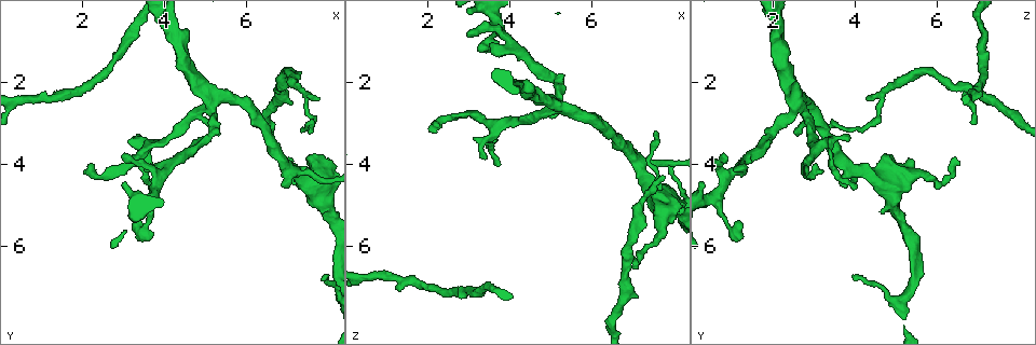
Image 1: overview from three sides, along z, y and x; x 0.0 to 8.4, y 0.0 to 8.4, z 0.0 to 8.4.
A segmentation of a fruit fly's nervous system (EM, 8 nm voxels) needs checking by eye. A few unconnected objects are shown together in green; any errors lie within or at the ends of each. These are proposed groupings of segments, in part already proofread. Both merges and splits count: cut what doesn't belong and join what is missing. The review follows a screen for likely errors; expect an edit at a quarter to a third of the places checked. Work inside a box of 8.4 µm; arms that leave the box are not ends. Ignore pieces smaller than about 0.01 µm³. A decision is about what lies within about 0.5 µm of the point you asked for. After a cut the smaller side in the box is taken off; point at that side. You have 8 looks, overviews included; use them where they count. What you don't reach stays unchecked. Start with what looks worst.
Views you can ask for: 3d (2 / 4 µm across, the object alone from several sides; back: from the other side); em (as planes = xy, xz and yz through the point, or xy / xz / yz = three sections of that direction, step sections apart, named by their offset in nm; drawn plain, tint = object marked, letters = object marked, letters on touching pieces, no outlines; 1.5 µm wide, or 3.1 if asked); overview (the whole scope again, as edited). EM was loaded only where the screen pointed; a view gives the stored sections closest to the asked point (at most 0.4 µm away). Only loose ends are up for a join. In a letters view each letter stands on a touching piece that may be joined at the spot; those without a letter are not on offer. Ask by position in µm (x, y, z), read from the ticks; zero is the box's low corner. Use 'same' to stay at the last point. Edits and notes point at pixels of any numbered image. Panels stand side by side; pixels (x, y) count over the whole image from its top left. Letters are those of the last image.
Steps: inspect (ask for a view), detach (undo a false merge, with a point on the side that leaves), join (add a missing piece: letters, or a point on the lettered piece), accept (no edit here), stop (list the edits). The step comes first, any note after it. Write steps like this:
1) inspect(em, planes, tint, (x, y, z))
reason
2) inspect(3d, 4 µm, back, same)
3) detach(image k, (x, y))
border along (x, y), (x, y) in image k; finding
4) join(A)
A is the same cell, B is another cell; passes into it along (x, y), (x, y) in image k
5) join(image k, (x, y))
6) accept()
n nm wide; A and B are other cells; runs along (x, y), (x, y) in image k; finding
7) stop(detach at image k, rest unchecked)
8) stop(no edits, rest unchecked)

inspect(em, xy, step 8, tint, (2.10, 4.25, 3.20))
free end

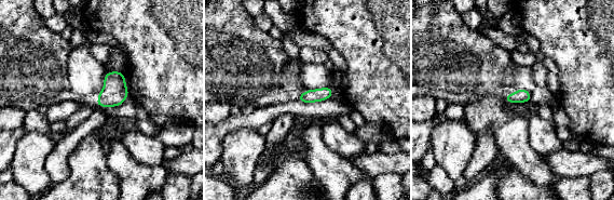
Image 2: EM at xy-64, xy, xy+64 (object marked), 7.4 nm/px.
inspect(em, planes, letters, same)
another direction

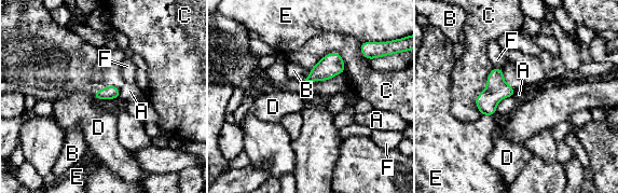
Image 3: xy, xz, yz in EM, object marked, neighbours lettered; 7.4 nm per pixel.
accept()
A, B, C, D, E and F are other cells; no lettered piece goes on from it

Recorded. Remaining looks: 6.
inspect(em, xy, step 8, tint, (6.85, 4.50, 3.65))
free end

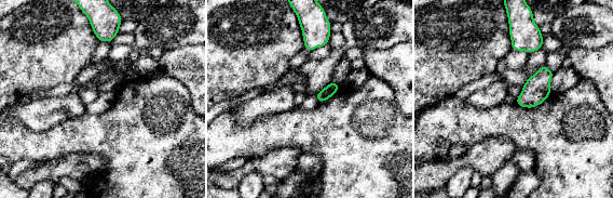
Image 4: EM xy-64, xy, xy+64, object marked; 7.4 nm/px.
inspect(em, planes, letters, same)

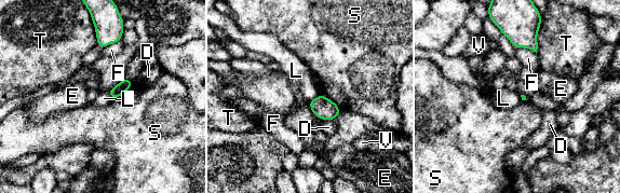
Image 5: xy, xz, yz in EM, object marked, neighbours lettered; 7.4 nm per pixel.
accept()
D, E, F, L, S, T and V are other cells; border along (320, 93), (309, 101) in image 5; none of them fits

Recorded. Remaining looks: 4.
inspect(em, xz, step 4, letters, (7.75, 2.40, 4.30))
branch stops here

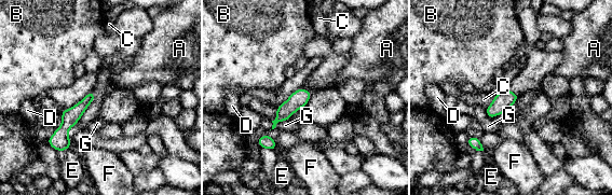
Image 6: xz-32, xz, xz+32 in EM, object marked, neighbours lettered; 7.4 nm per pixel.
accept()
A, B, C, D, E, F and G are other cells; runs along (92, 95), (68, 120), (64, 147) in image 6; no lettered piece goes on from it

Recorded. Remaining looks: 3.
stop(no edits, rest unchecked)

